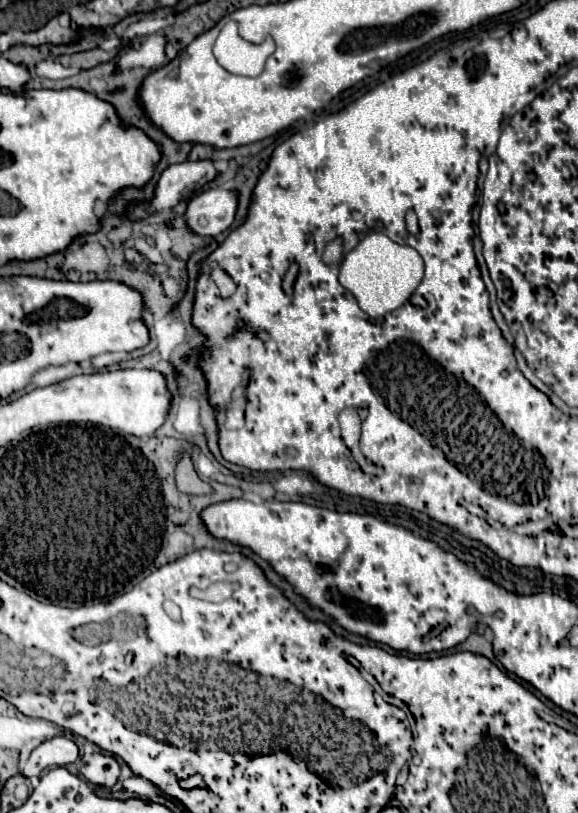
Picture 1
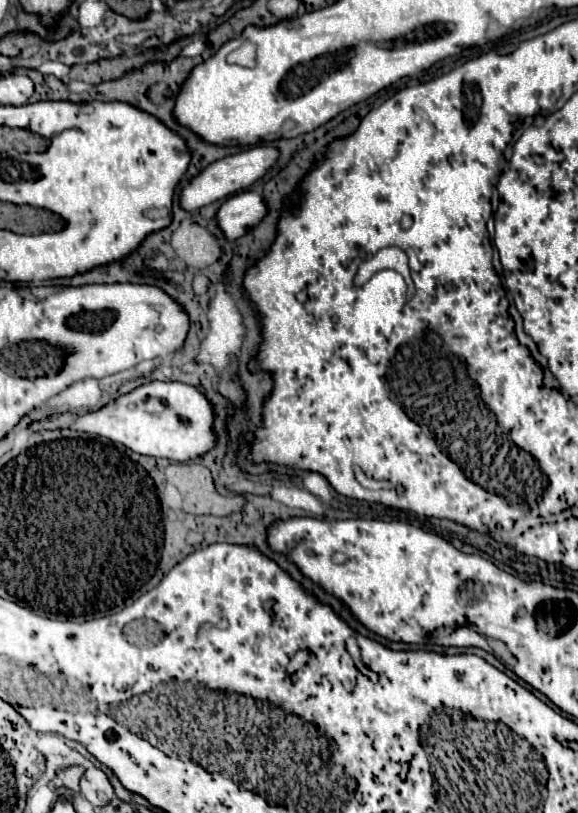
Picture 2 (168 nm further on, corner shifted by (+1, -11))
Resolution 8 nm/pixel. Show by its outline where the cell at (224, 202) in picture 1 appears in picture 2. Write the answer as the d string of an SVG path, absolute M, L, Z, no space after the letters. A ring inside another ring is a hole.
M241 191L231 195L217 211L215 223L227 241L235 241L253 229L265 215L265 203L257 191Z

